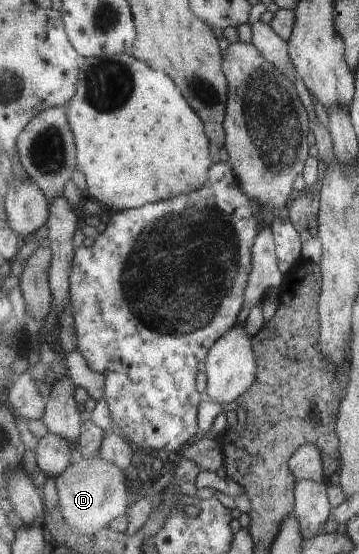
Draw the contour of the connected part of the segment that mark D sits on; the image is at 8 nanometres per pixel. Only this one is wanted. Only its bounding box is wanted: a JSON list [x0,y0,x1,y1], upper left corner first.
[56,458,131,532]

